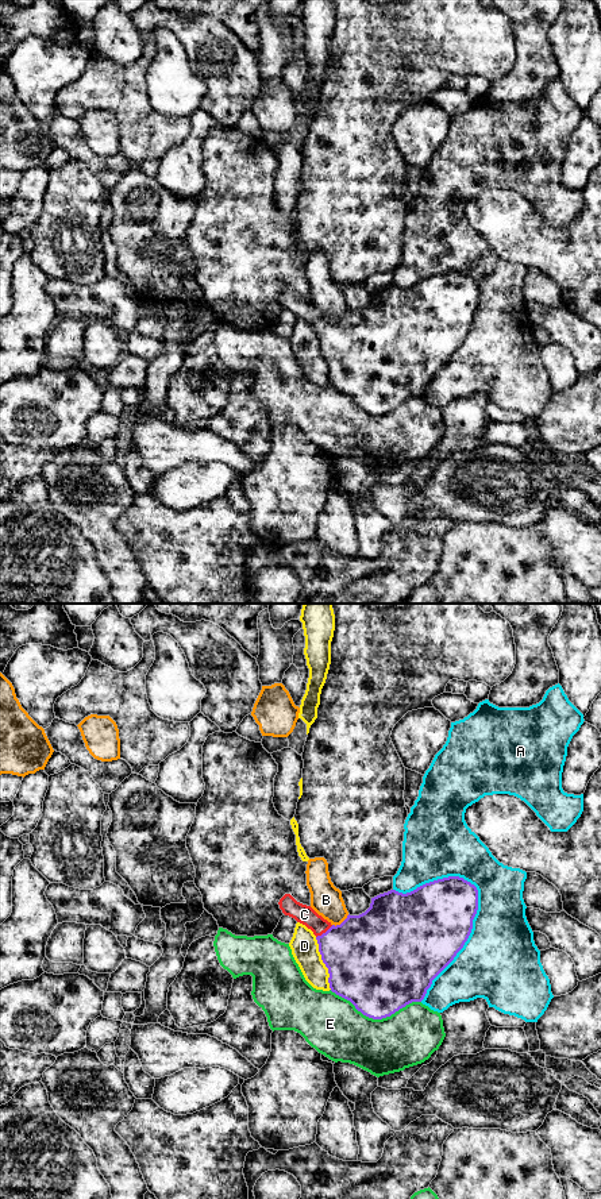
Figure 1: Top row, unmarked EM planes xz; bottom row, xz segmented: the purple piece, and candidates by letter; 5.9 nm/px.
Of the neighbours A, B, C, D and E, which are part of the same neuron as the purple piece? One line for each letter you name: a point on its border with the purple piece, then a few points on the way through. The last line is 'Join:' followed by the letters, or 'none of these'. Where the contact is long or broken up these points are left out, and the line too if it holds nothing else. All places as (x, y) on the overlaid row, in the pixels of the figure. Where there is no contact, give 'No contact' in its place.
C: Touches purple at xz (326, 932). Path across: xz (361, 953), (341, 947), (326, 932), (304, 914)
Join: C

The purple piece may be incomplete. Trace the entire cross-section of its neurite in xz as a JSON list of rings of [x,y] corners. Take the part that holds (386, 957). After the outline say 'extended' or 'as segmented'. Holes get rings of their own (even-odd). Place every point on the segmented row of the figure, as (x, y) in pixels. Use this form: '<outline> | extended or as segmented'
[[[459,876],[438,879],[407,894],[390,890],[371,898],[365,913],[348,914],[336,926],[290,894],[278,905],[285,915],[316,936],[331,991],[350,1001],[363,1015],[382,1019],[412,1002],[421,1002],[432,980],[463,948],[478,910],[478,890]]] | extended

